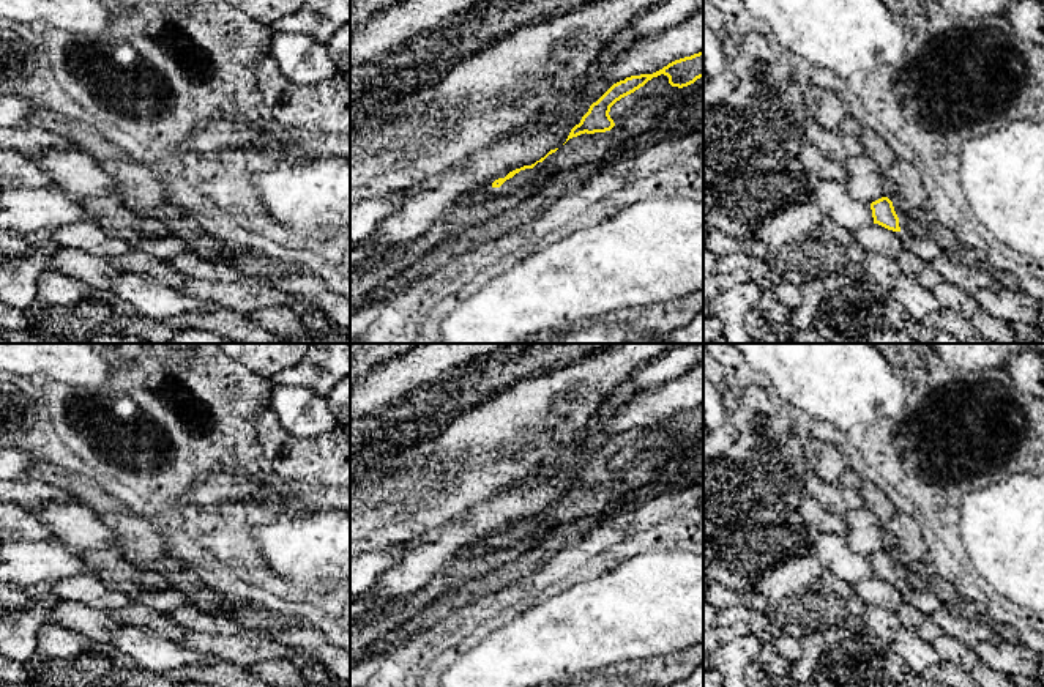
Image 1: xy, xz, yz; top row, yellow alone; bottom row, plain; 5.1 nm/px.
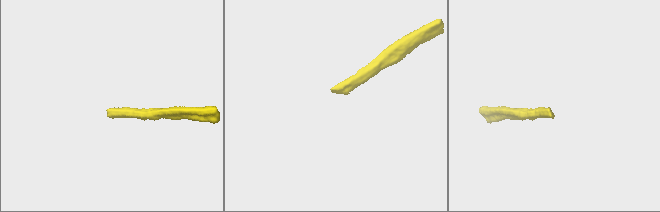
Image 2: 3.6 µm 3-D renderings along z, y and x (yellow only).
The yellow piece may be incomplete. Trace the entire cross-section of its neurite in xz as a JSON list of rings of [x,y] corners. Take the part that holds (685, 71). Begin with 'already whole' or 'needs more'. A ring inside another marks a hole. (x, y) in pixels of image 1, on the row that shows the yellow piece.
already whole | [[[703,50],[691,57],[675,60],[653,74],[631,76],[613,84],[596,102],[590,106],[580,123],[571,129],[566,142],[585,132],[595,134],[610,131],[615,126],[609,115],[610,107],[661,74],[669,77],[669,84],[672,87],[683,88],[694,84],[697,79],[703,77]]]

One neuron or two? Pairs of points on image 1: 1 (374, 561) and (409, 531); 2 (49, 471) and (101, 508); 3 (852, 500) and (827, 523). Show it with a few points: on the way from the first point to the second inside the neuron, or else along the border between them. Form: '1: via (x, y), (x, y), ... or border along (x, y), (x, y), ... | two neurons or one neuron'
1: border along (429, 531), (366, 552) | two neurons
2: via (62, 478), (89, 495) | one neuron
3: border along (806, 495), (841, 516) | two neurons

